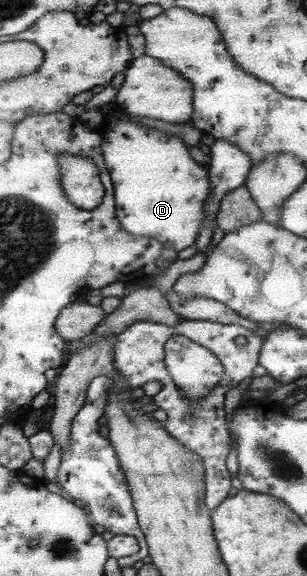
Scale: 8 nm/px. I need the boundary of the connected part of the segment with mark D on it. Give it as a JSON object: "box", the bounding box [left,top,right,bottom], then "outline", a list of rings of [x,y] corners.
{"box":[99,119,212,250],"outline":[[[120,119],[103,120],[99,131],[103,135],[102,151],[107,168],[115,180],[118,221],[134,237],[157,239],[165,248],[185,250],[198,242],[206,222],[206,201],[212,190],[208,166],[194,159],[188,145],[179,137],[161,130]]]}

